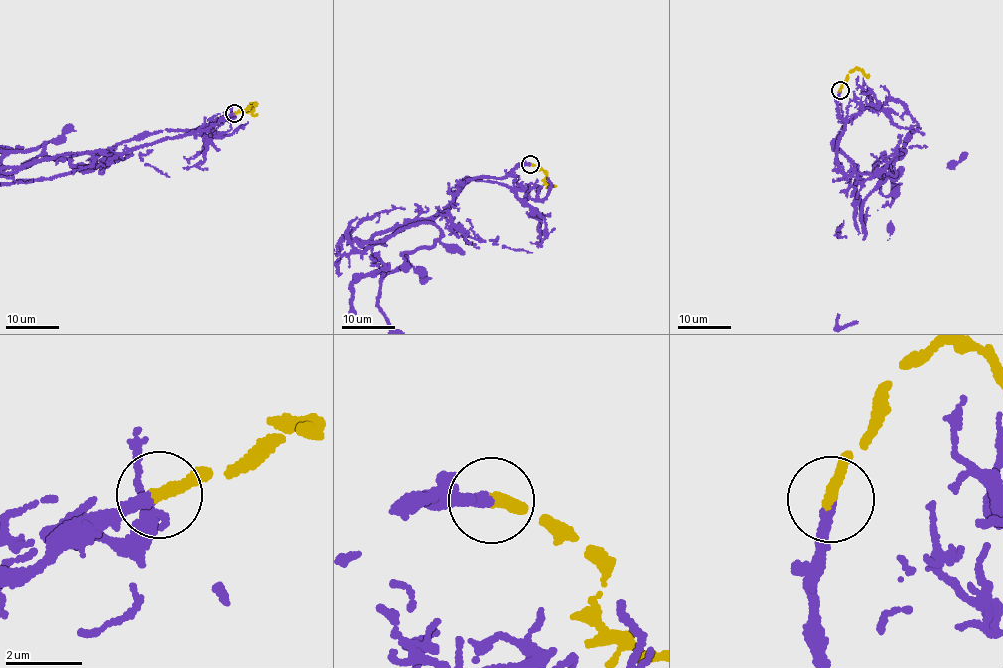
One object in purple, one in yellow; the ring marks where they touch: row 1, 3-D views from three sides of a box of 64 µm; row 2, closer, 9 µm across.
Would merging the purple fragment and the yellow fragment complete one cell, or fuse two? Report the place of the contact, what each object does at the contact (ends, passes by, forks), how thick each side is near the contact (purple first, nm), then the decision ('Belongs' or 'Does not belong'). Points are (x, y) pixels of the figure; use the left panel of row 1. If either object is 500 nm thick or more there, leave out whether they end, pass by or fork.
Place: (234, 113). At the ring purple ends. At the ring yellow ends. Thickness 300 nm (purple) against 320 nm. Belongs

